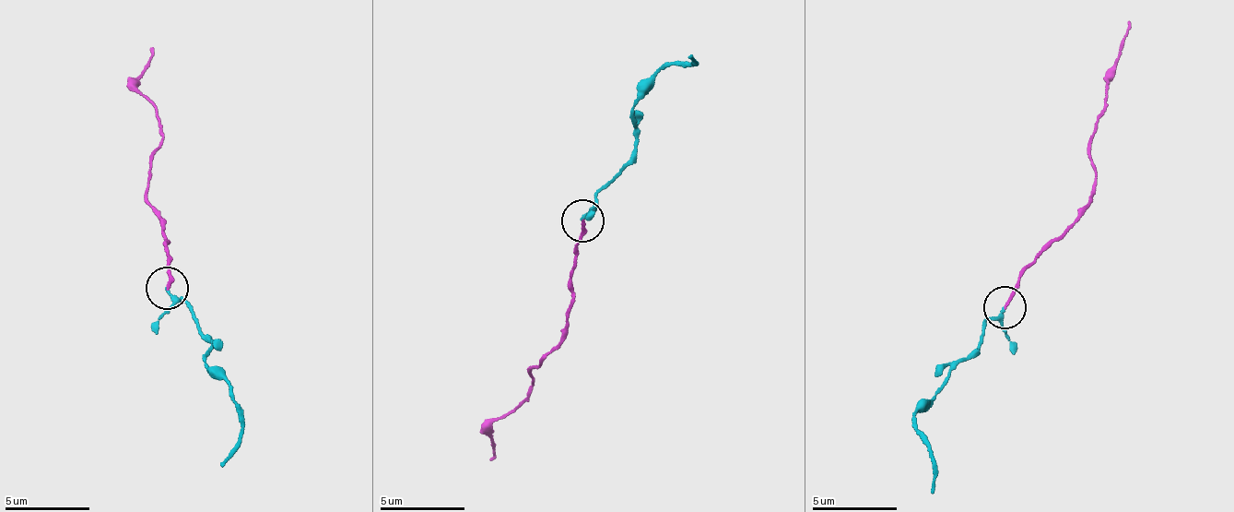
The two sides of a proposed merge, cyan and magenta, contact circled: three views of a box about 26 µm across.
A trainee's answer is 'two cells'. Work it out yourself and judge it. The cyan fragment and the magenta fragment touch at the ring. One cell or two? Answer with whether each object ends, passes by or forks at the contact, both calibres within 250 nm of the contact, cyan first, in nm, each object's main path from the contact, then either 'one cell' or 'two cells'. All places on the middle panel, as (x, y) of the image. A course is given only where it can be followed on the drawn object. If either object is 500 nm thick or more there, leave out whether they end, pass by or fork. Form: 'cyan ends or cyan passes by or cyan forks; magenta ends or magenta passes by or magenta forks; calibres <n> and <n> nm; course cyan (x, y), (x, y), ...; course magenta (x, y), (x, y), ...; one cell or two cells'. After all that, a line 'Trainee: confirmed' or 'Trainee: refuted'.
cyan ends; magenta ends; calibres 170 and 170 nm; course cyan (583, 221), (602, 189), (628, 161), (634, 136), (637, 103), (658, 72), (695, 61), (690, 54); course magenta (583, 221), (573, 248), (558, 344), (527, 375), (531, 386), (512, 410), (487, 434), (492, 459); one cell
Trainee: refuted

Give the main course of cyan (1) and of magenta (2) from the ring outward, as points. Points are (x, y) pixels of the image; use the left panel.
1: (168, 290), (185, 304), (204, 334), (212, 341), (206, 368), (228, 383), (240, 439), (221, 467)
2: (168, 290), (167, 260), (146, 186), (151, 150), (163, 134), (154, 103), (137, 90), (137, 75), (154, 47)

